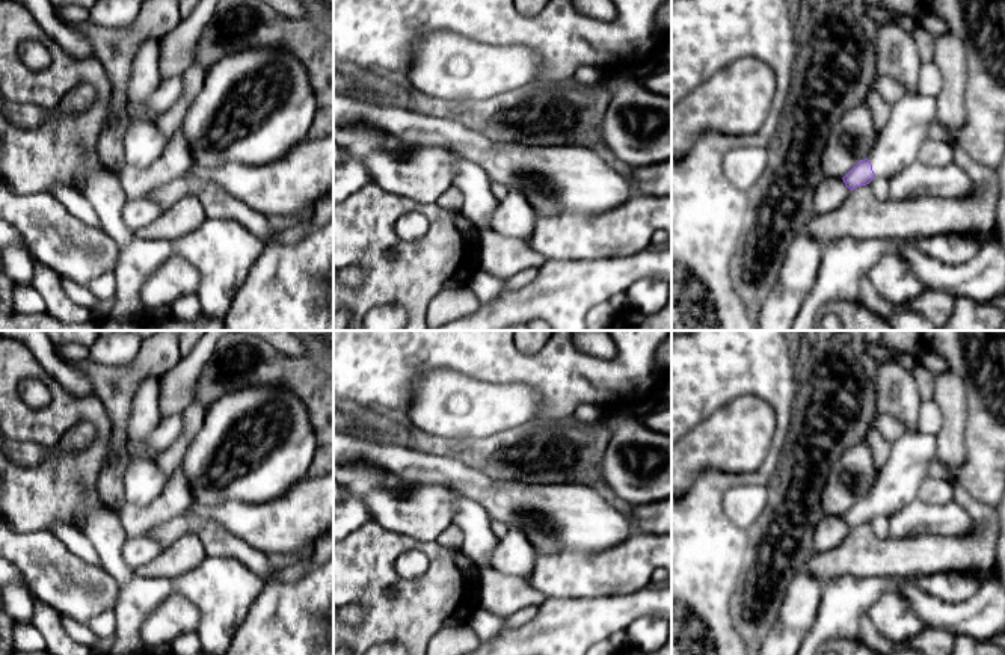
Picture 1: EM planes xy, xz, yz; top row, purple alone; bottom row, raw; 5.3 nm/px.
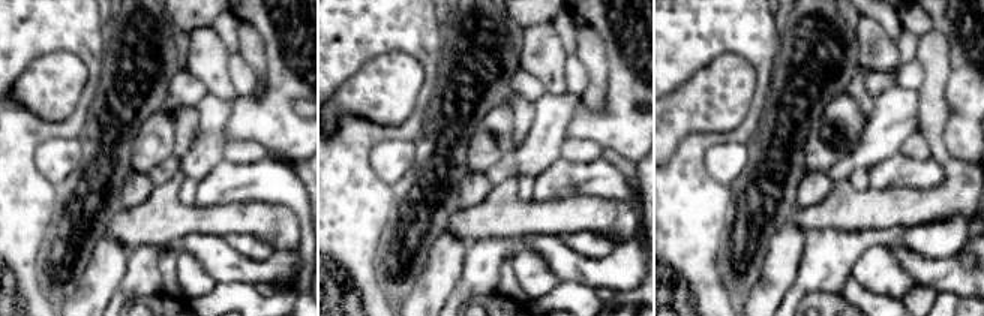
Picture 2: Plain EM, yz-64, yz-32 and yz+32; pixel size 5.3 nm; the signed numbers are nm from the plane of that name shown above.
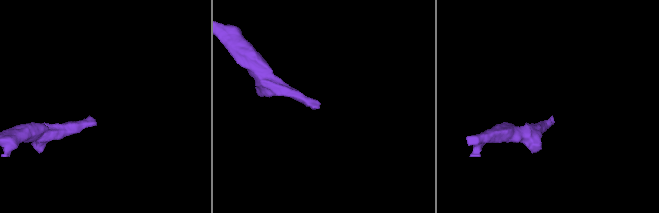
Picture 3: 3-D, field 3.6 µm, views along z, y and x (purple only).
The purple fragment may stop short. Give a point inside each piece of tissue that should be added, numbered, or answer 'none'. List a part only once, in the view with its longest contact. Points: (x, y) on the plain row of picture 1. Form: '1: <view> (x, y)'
1: yz (912, 455)

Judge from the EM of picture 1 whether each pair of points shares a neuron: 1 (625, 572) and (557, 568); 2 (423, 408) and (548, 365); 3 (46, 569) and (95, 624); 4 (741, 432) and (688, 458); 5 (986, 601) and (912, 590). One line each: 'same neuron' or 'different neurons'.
1: same neuron
2: different neurons
3: different neurons
4: same neuron
5: same neuron

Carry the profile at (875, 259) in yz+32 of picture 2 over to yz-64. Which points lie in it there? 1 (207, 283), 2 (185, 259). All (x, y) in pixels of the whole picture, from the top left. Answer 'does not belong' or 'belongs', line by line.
1: belongs
2: belongs

